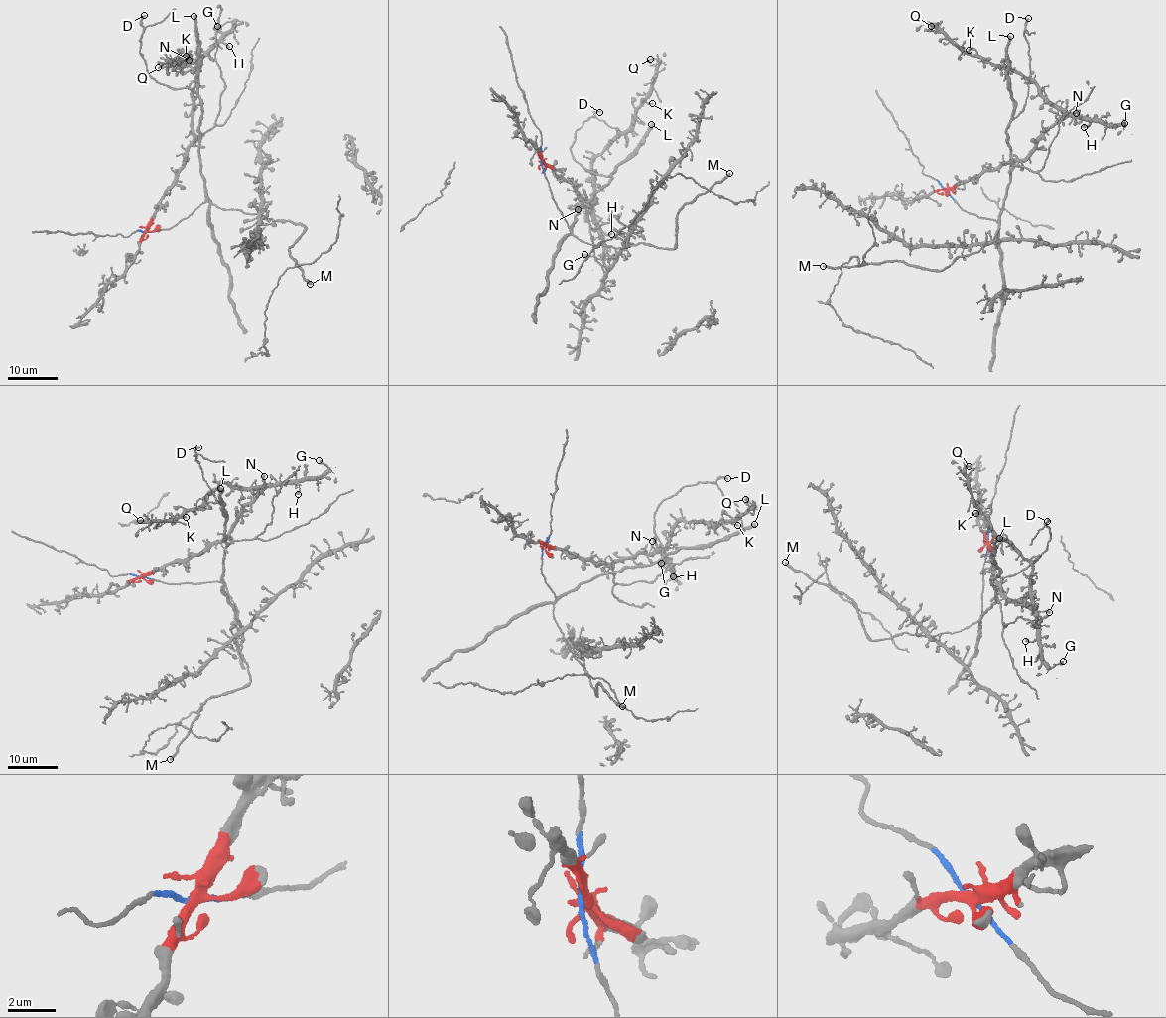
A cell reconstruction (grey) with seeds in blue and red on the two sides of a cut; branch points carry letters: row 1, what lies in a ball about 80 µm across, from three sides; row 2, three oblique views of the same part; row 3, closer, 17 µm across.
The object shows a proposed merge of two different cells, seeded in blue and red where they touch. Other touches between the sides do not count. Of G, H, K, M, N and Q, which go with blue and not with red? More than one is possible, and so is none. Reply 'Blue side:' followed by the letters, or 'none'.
Blue side: M

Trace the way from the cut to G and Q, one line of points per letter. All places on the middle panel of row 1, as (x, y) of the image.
G: (542, 160), (572, 185), (582, 201), (578, 203), (585, 200), (590, 207), (602, 254), (583, 254)
Q: (542, 160), (572, 185), (578, 203), (585, 199), (591, 204), (593, 158), (631, 124), (658, 62), (650, 58)

